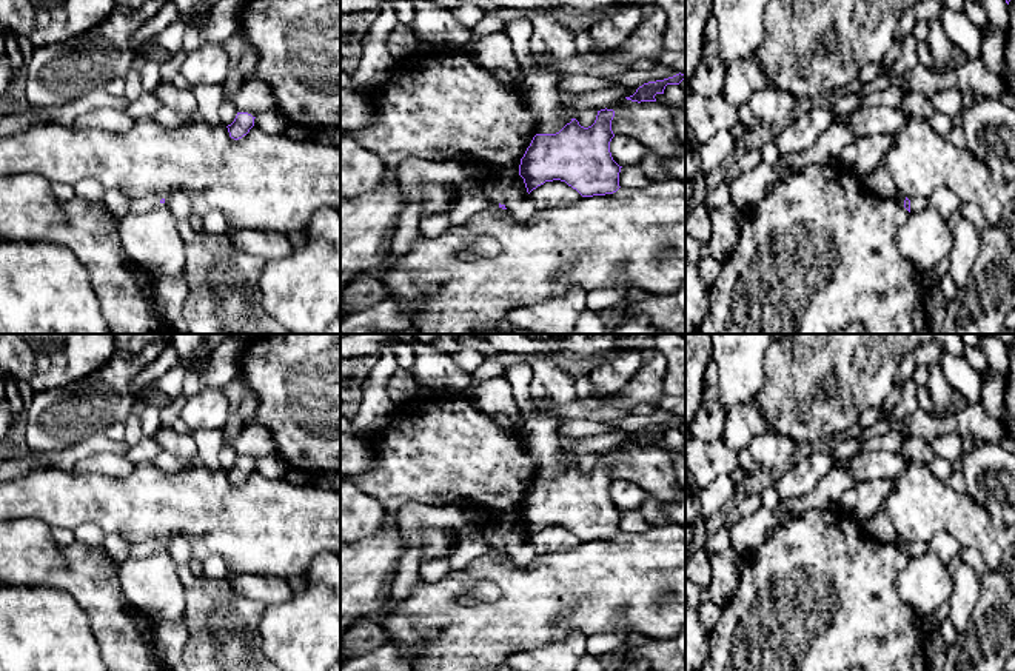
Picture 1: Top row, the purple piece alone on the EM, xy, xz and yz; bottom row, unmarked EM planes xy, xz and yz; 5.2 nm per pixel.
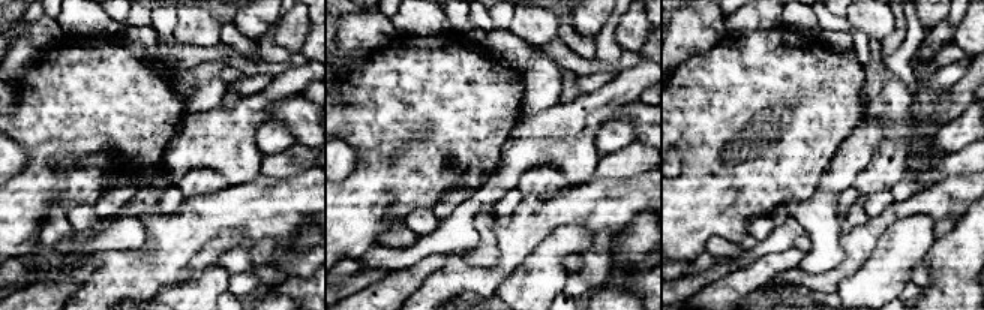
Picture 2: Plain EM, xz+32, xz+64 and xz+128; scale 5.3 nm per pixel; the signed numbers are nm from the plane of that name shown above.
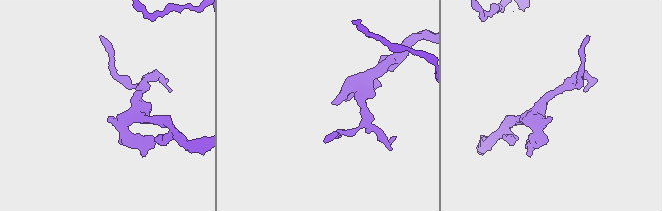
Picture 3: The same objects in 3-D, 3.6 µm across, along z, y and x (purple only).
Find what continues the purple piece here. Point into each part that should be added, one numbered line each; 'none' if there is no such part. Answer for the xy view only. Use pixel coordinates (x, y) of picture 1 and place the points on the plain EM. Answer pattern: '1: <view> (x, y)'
1: xy (140, 550)

